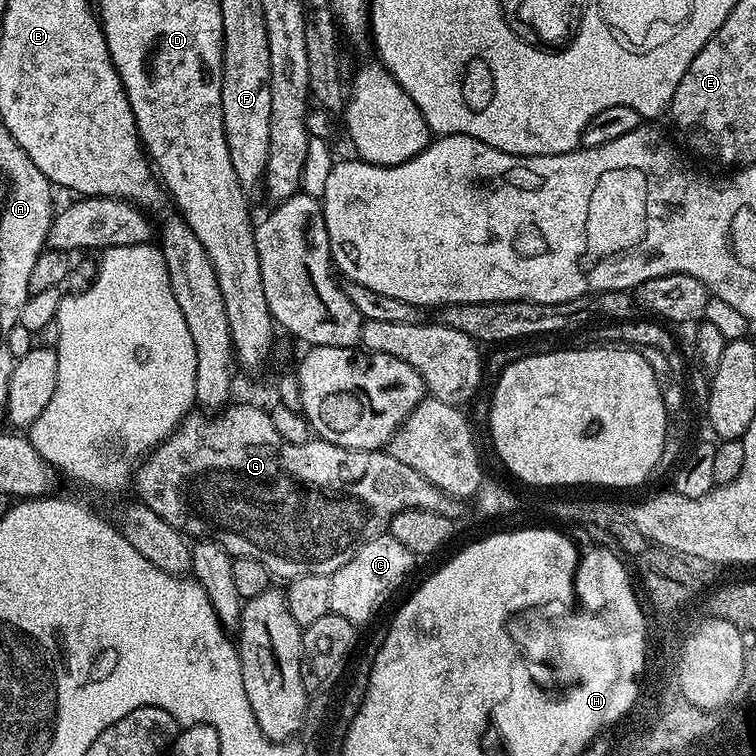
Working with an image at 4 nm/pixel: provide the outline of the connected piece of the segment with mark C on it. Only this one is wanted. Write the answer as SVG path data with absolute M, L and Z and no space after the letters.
M390 535L375 536L366 542L346 566L342 566L330 577L329 613L341 615L354 625L363 626L388 600L388 595L403 582L412 568L414 557L402 542Z

